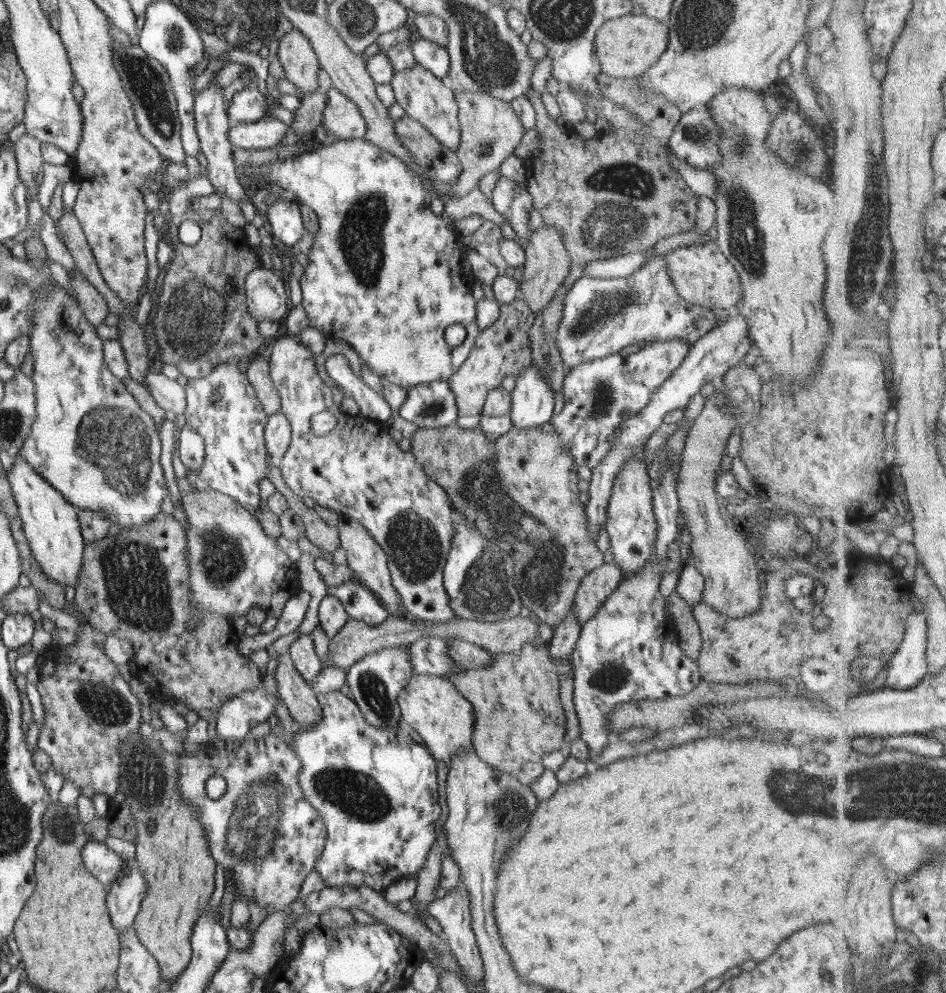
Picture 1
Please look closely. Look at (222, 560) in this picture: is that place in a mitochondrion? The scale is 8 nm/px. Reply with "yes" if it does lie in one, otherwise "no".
yes

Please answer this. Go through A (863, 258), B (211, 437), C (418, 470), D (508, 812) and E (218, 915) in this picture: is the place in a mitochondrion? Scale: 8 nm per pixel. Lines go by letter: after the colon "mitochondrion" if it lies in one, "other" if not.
A: mitochondrion
B: other
C: other
D: mitochondrion
E: other

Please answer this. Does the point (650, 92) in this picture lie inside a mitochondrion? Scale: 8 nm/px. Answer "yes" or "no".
no

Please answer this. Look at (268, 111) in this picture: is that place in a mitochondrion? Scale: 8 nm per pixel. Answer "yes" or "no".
no

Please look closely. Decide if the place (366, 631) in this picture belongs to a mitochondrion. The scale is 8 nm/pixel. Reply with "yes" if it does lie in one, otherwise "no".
no

